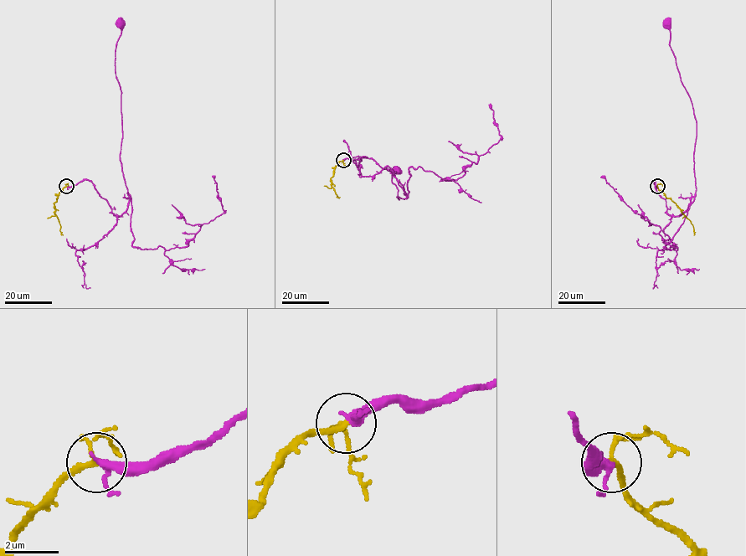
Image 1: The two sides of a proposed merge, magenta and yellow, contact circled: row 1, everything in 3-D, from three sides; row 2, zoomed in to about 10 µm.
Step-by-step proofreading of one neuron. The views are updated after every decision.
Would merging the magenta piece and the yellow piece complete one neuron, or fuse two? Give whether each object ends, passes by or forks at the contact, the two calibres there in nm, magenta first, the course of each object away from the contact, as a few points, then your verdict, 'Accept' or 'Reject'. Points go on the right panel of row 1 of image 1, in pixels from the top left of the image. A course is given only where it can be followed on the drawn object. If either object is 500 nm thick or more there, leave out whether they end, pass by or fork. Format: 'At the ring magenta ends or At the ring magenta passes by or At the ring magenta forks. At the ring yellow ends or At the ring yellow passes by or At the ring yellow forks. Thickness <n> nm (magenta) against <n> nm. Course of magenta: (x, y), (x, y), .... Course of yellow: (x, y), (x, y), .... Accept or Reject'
At the ring magenta passes by. At the ring yellow forks. Thickness 260 nm (magenta) against 140 nm. Course of magenta: (657, 187), (667, 213), (676, 216), (686, 209), (696, 190), (697, 121), (670, 45), (667, 23). Course of yellow: (657, 187), (691, 222), (693, 234). Accept

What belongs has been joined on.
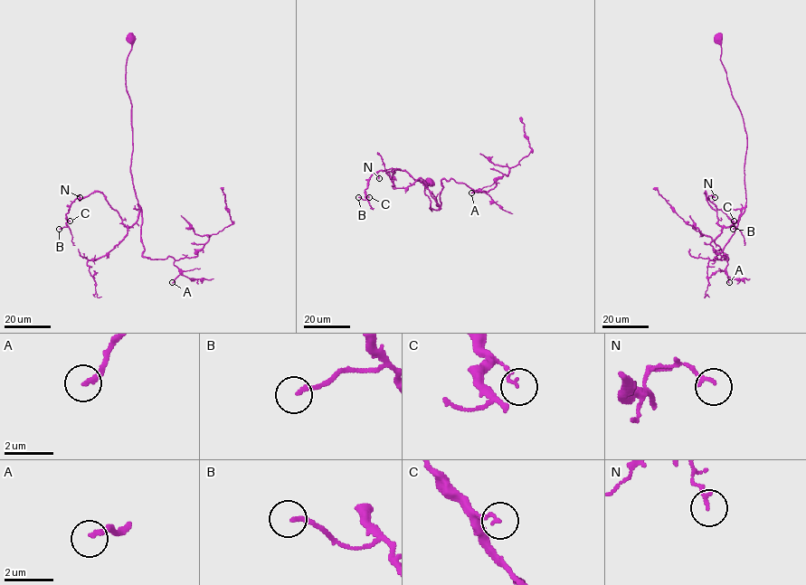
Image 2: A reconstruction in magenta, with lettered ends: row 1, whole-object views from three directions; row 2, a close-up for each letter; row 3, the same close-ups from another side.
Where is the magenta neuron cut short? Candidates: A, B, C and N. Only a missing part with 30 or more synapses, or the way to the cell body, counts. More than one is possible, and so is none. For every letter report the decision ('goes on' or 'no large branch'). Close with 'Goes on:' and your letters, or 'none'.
A: goes on
B: no large branch
C: no large branch
N: no large branch
Goes on: A

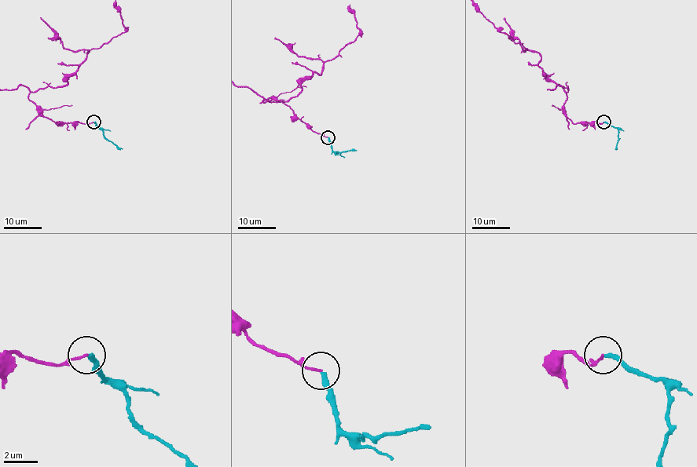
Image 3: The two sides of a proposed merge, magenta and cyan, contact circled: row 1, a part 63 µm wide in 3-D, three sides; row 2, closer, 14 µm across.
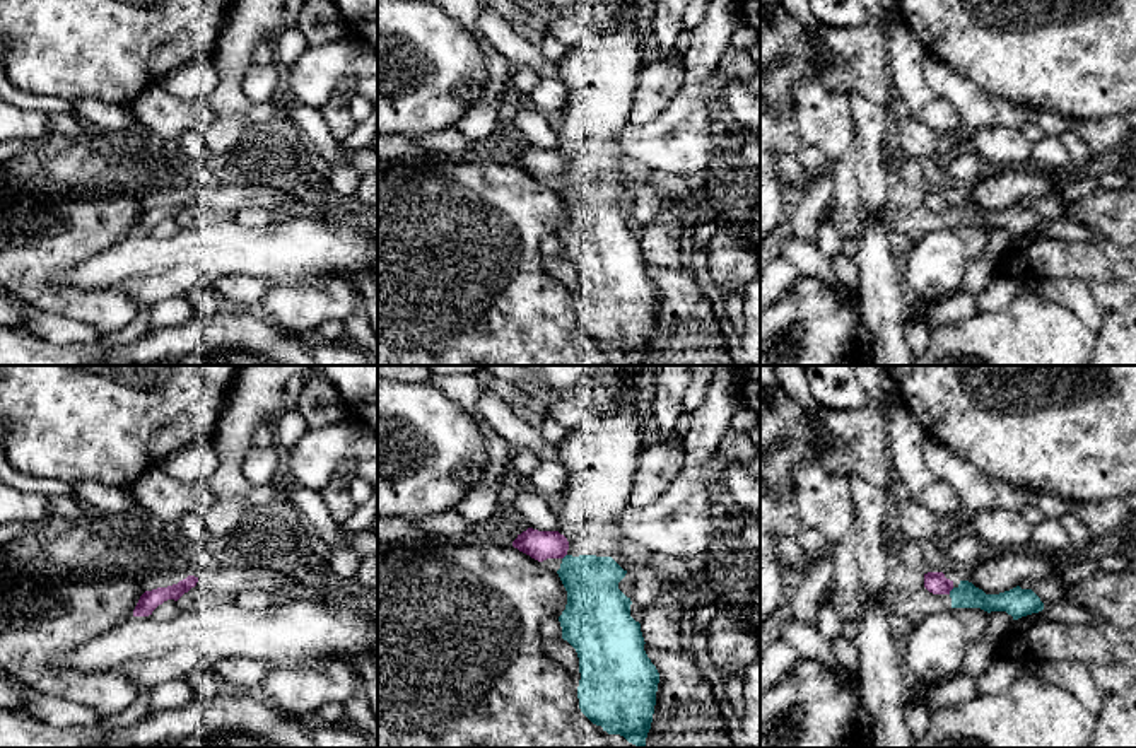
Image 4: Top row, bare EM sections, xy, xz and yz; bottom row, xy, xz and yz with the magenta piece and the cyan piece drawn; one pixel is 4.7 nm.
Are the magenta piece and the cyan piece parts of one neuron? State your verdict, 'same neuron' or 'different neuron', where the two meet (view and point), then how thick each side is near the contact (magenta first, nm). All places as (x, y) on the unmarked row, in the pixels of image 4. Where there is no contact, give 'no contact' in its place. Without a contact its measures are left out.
different neuron | yz (950, 207) | 100/110 nm

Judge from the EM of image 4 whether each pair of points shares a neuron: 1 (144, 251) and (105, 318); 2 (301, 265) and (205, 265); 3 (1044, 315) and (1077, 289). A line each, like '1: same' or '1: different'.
1: different
2: same
3: different

